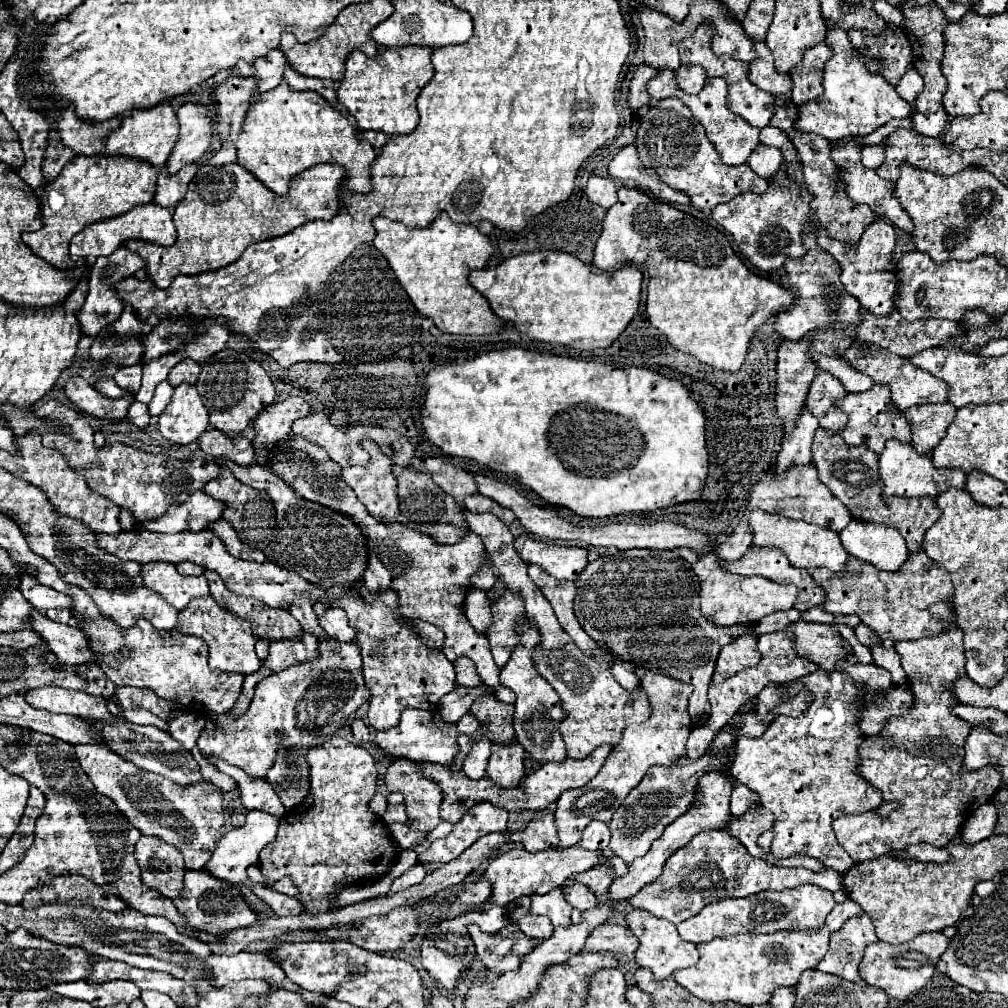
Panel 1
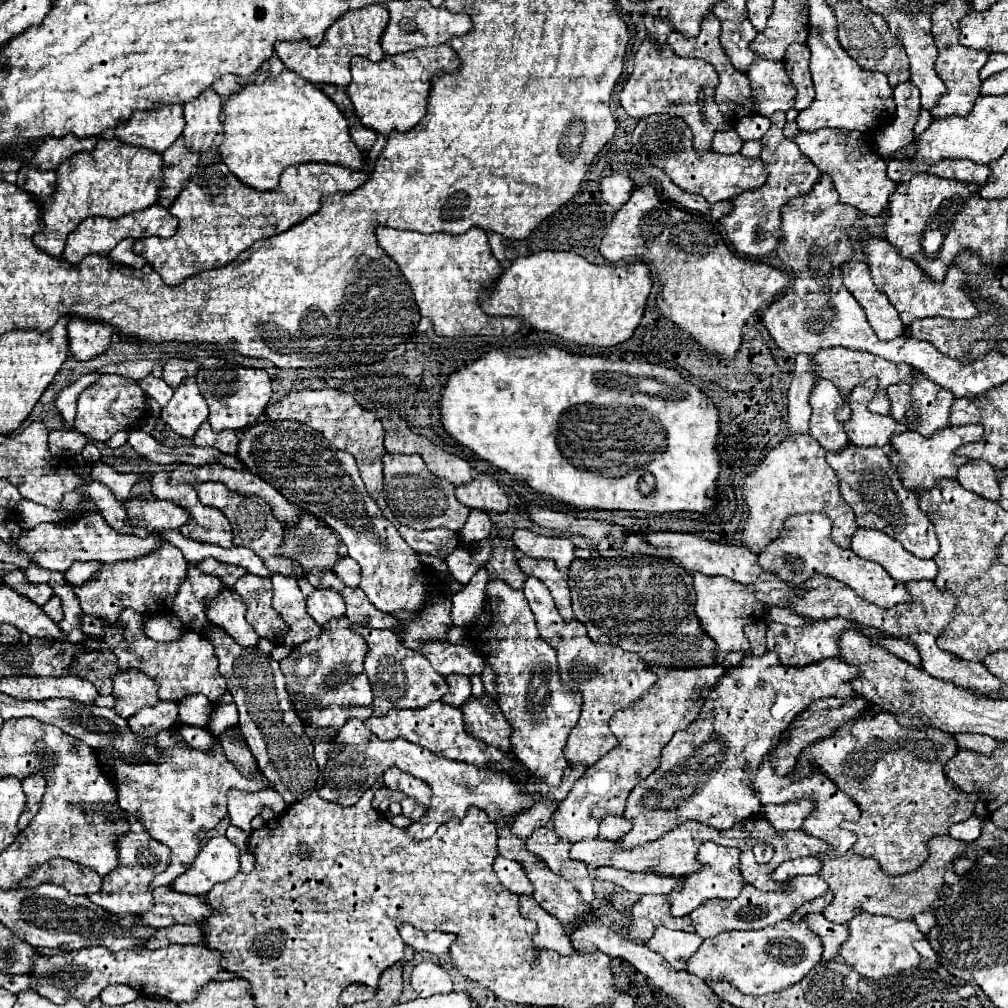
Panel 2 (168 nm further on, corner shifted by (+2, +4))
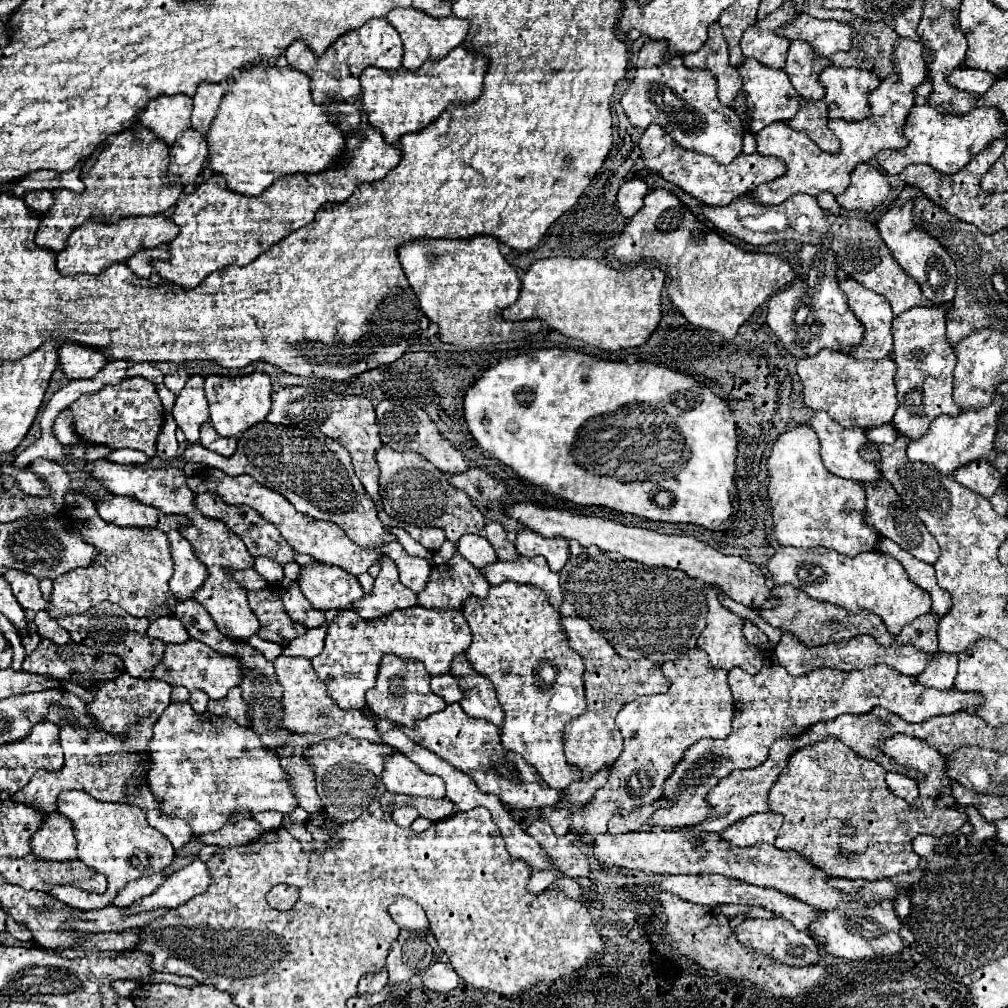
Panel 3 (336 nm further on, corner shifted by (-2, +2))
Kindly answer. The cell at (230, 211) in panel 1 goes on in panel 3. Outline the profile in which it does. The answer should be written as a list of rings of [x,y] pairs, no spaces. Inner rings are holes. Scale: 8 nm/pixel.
[[[371,126],[346,133],[345,145],[351,147],[347,166],[319,174],[281,176],[261,196],[243,196],[233,192],[219,174],[215,174],[215,180],[201,182],[195,192],[181,196],[181,200],[175,204],[173,222],[181,228],[181,232],[173,242],[167,244],[171,254],[169,260],[155,260],[153,268],[167,282],[183,288],[195,288],[205,276],[219,268],[231,264],[247,266],[275,242],[313,222],[319,206],[325,202],[345,202],[361,184],[383,178],[399,164],[401,158],[401,152],[387,144]]]

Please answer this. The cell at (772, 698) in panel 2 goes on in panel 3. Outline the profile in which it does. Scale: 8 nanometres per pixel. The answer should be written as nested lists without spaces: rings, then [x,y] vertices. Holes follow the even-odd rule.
[[[773,654],[765,658],[761,672],[747,674],[741,668],[733,668],[727,680],[735,696],[735,714],[739,714],[733,718],[733,732],[725,740],[697,740],[685,750],[685,756],[675,766],[675,772],[663,784],[663,800],[667,800],[671,806],[655,810],[649,832],[685,828],[707,820],[713,810],[707,802],[711,788],[715,788],[715,784],[733,770],[759,766],[779,736],[801,734],[811,724],[821,720],[833,720],[841,714],[865,714],[875,706],[883,706],[907,722],[923,722],[941,714],[953,714],[961,710],[969,712],[975,710],[975,704],[979,704],[979,696],[971,696],[955,688],[925,688],[917,684],[915,678],[903,676],[901,672],[895,672],[887,666],[871,666],[855,672],[817,668],[803,676],[791,676]]]

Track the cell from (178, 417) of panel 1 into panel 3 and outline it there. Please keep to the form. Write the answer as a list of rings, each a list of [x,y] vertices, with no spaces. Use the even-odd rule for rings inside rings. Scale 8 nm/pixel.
[[[195,374],[175,400],[173,418],[189,442],[199,440],[199,428],[209,420],[209,404],[203,392],[203,376]]]

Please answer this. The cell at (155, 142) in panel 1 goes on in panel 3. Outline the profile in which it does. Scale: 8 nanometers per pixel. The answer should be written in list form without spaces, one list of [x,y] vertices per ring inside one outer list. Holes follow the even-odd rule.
[[[185,94],[169,96],[169,102],[149,100],[147,108],[141,112],[139,124],[149,128],[159,140],[167,146],[173,146],[175,140],[191,128],[191,98]]]

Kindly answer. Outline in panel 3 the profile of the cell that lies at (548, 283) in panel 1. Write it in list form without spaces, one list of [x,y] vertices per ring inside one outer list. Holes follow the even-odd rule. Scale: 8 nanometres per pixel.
[[[545,258],[529,266],[517,302],[503,310],[505,320],[543,320],[567,338],[583,340],[601,350],[641,346],[661,320],[665,274],[653,264],[613,270],[591,258]]]

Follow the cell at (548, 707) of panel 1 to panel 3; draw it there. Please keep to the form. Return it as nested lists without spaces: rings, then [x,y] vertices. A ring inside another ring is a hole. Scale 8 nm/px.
[[[503,582],[489,586],[485,598],[469,596],[463,604],[463,616],[473,636],[465,656],[479,674],[493,682],[497,700],[505,710],[503,748],[521,754],[555,790],[565,790],[571,782],[581,780],[579,768],[565,760],[563,728],[587,708],[583,688],[585,668],[581,656],[569,648],[561,632],[561,614],[551,608],[541,588]]]

